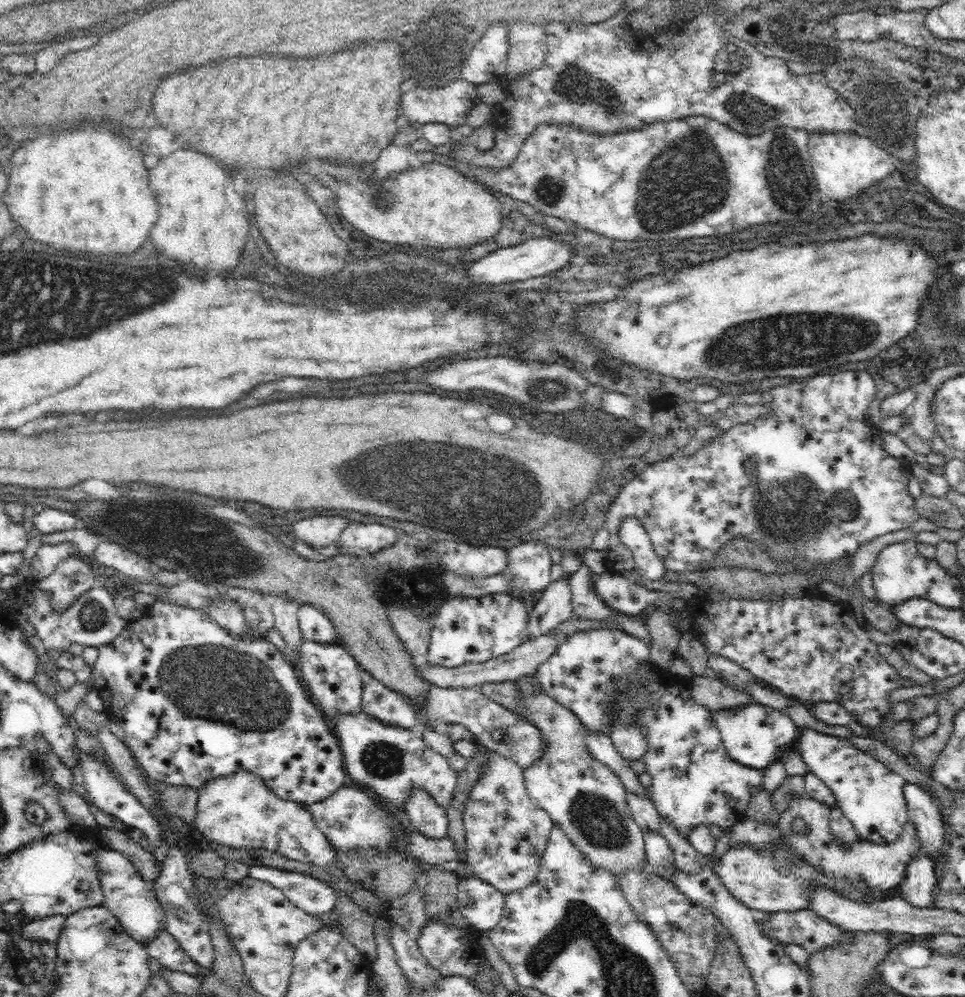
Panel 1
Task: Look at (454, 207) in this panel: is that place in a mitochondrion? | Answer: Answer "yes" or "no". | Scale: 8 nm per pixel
no

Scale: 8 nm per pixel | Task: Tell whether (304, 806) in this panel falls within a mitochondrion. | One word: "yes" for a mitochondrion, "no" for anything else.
no

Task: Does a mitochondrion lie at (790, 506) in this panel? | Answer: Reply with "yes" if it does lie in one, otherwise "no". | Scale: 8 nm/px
yes

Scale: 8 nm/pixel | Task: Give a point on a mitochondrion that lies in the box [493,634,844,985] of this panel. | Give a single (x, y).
(595, 816)

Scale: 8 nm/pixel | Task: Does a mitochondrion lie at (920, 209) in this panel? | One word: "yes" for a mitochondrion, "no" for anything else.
no

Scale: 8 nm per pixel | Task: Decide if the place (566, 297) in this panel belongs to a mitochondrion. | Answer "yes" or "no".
yes

